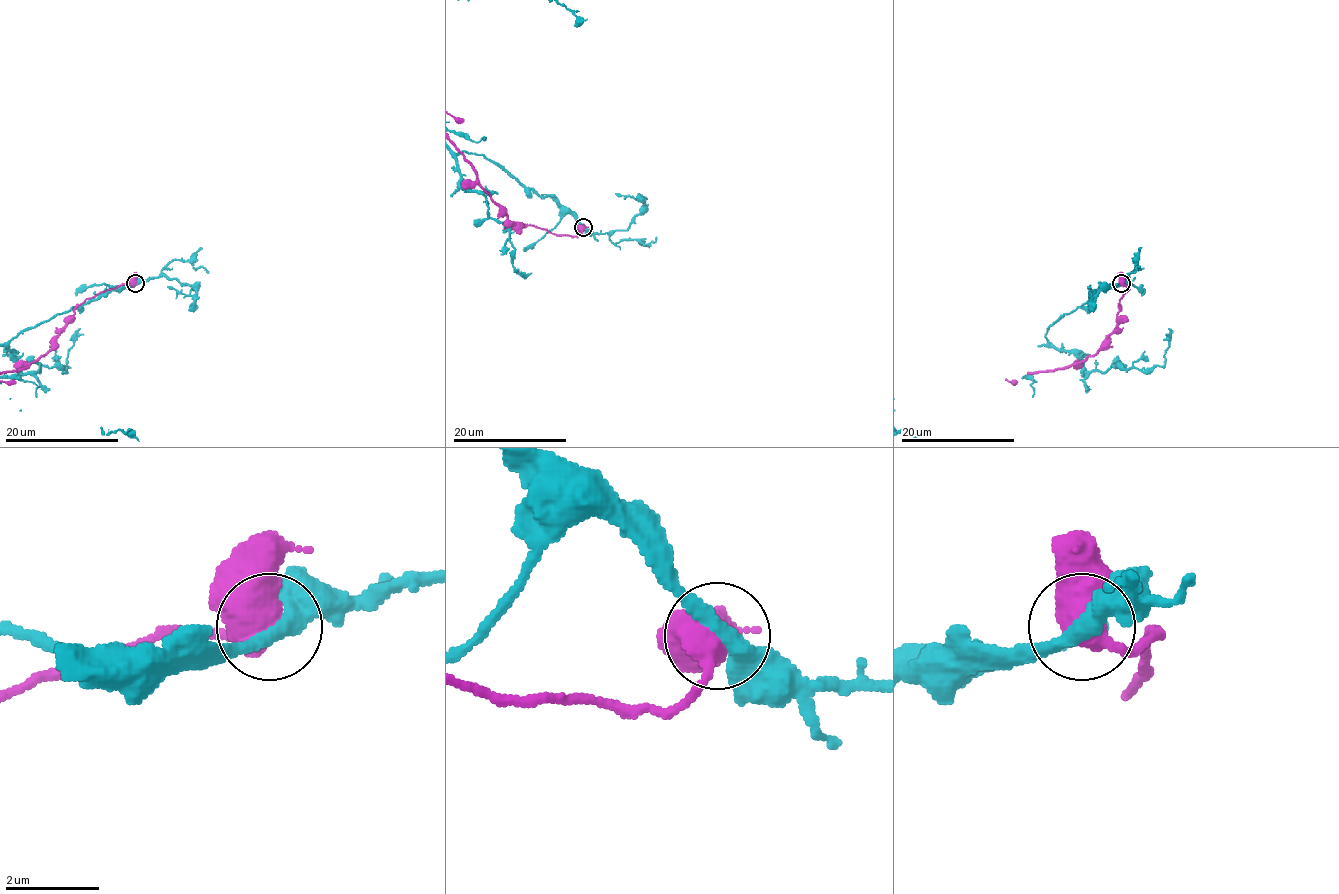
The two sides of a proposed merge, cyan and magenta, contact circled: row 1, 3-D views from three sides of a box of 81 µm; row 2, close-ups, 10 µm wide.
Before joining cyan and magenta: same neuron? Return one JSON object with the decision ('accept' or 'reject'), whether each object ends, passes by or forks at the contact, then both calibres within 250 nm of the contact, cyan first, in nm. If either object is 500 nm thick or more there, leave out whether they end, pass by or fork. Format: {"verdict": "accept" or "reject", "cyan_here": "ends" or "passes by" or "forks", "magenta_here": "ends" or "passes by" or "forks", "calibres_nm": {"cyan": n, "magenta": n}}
{"verdict": "reject", "calibres_nm": {"cyan": 360, "magenta": 650}}

